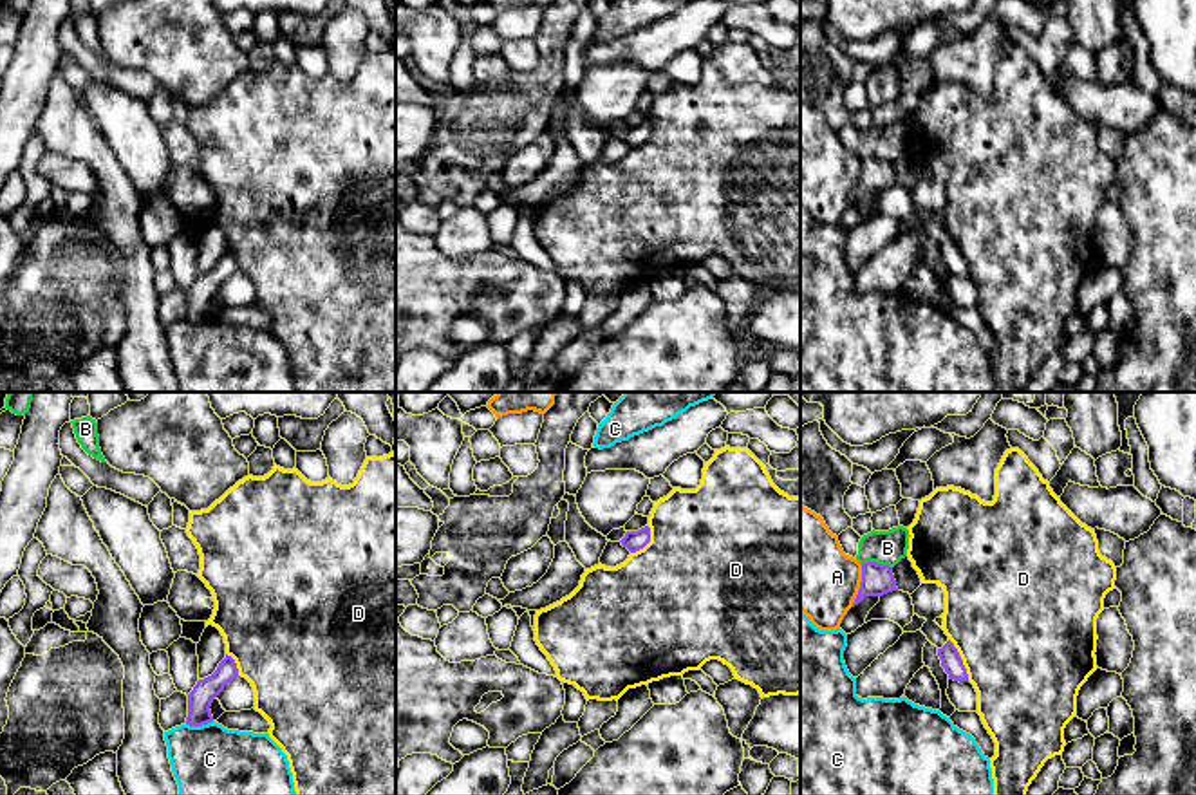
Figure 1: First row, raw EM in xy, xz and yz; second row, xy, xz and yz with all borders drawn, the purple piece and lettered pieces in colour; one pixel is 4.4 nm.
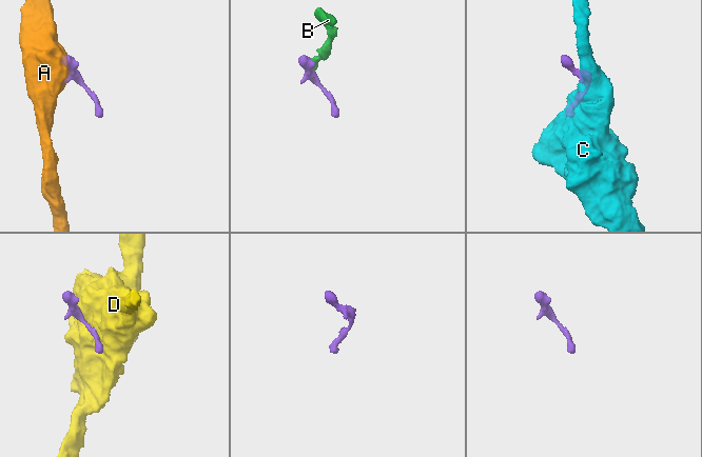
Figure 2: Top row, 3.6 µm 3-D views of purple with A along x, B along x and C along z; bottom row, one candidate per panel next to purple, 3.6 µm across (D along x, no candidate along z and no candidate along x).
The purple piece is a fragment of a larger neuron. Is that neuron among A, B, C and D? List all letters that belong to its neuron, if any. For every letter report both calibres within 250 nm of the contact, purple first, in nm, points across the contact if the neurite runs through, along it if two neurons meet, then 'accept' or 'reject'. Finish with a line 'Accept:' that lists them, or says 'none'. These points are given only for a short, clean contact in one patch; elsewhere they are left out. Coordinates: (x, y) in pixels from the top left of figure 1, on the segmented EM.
A: calibres 140 and 360 nm; reject
B: calibres 140 and 160 nm; border yz (862, 562), (880, 562), (891, 568); reject
C: calibres 110 and 320 nm; border xy (212, 720), (201, 725), (186, 725); reject
D: calibres 90 and 500 nm; reject
Accept: none

